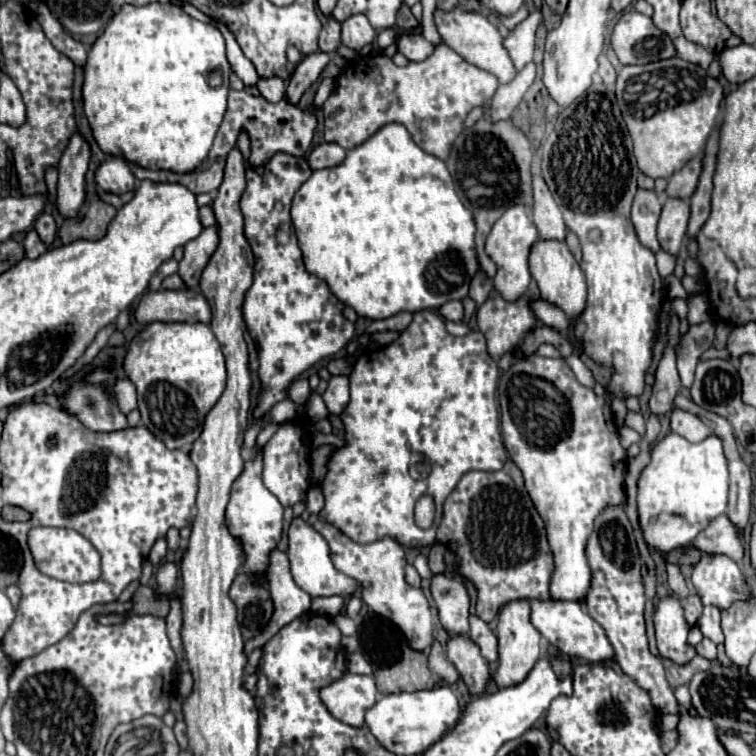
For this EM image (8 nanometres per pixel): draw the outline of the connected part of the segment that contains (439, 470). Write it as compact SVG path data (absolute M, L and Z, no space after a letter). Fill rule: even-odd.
M423 310L413 314L413 322L409 324L407 330L403 330L399 334L397 340L393 340L389 346L385 348L377 348L377 350L365 350L357 356L357 362L353 364L353 370L349 374L349 384L351 384L351 400L345 406L341 420L345 426L345 446L341 448L341 452L333 452L329 462L327 462L327 474L321 480L321 490L325 496L325 506L319 512L319 520L333 524L335 528L339 528L347 538L359 542L359 544L371 544L375 540L383 540L383 536L391 536L395 542L409 546L409 548L423 548L423 546L431 546L435 544L435 532L439 528L441 522L441 510L443 510L443 502L445 498L453 492L453 488L457 486L457 482L461 480L463 474L471 472L471 470L485 470L485 472L493 472L503 468L505 460L507 460L507 450L501 442L501 432L499 432L499 412L497 412L497 380L499 380L499 368L497 364L491 360L491 356L487 354L487 344L485 344L485 336L481 332L469 332L467 336L451 336L445 330L445 322L443 318L435 312L435 310ZM419 496L437 496L437 514L435 514L435 522L431 528L423 530L413 522L413 506L415 500Z

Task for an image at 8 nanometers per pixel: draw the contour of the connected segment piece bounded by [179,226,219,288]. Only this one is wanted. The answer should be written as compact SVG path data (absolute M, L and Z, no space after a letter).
M217 226L205 228L195 240L185 244L185 256L179 262L179 276L187 288L199 288L199 278L219 242Z

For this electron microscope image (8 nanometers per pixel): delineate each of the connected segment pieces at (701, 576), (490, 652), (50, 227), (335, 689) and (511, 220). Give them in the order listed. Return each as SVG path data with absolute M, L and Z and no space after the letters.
M703 554L693 568L691 582L701 596L703 604L727 610L733 602L749 602L749 584L739 564L723 554Z
M475 614L469 616L469 624L471 624L471 630L469 630L469 636L471 640L479 646L481 650L481 656L487 660L487 662L497 662L497 636L491 632L491 628Z
M41 214L37 220L35 220L35 230L39 234L39 238L43 240L43 244L51 246L53 240L55 240L55 234L57 234L57 226L55 226L55 220L51 214Z
M347 672L337 682L321 690L321 700L327 710L343 724L361 728L365 724L365 712L379 698L373 676L359 676Z
M515 204L511 206L491 228L487 242L485 242L485 252L489 254L489 258L497 264L497 274L493 278L493 286L495 290L505 298L505 300L519 300L519 296L523 296L523 292L527 290L529 282L531 282L531 274L529 274L529 266L527 266L527 258L529 258L529 250L531 246L539 240L537 228L533 228L533 222L529 218L529 212L525 206Z

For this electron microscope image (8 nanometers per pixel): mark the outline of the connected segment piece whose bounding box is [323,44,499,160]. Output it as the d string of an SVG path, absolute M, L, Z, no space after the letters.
M439 44L423 62L395 66L387 56L359 58L345 66L335 80L335 90L323 104L325 140L351 150L371 138L383 124L403 124L419 148L437 158L447 158L451 144L463 132L463 122L475 106L485 106L495 90L497 78Z

